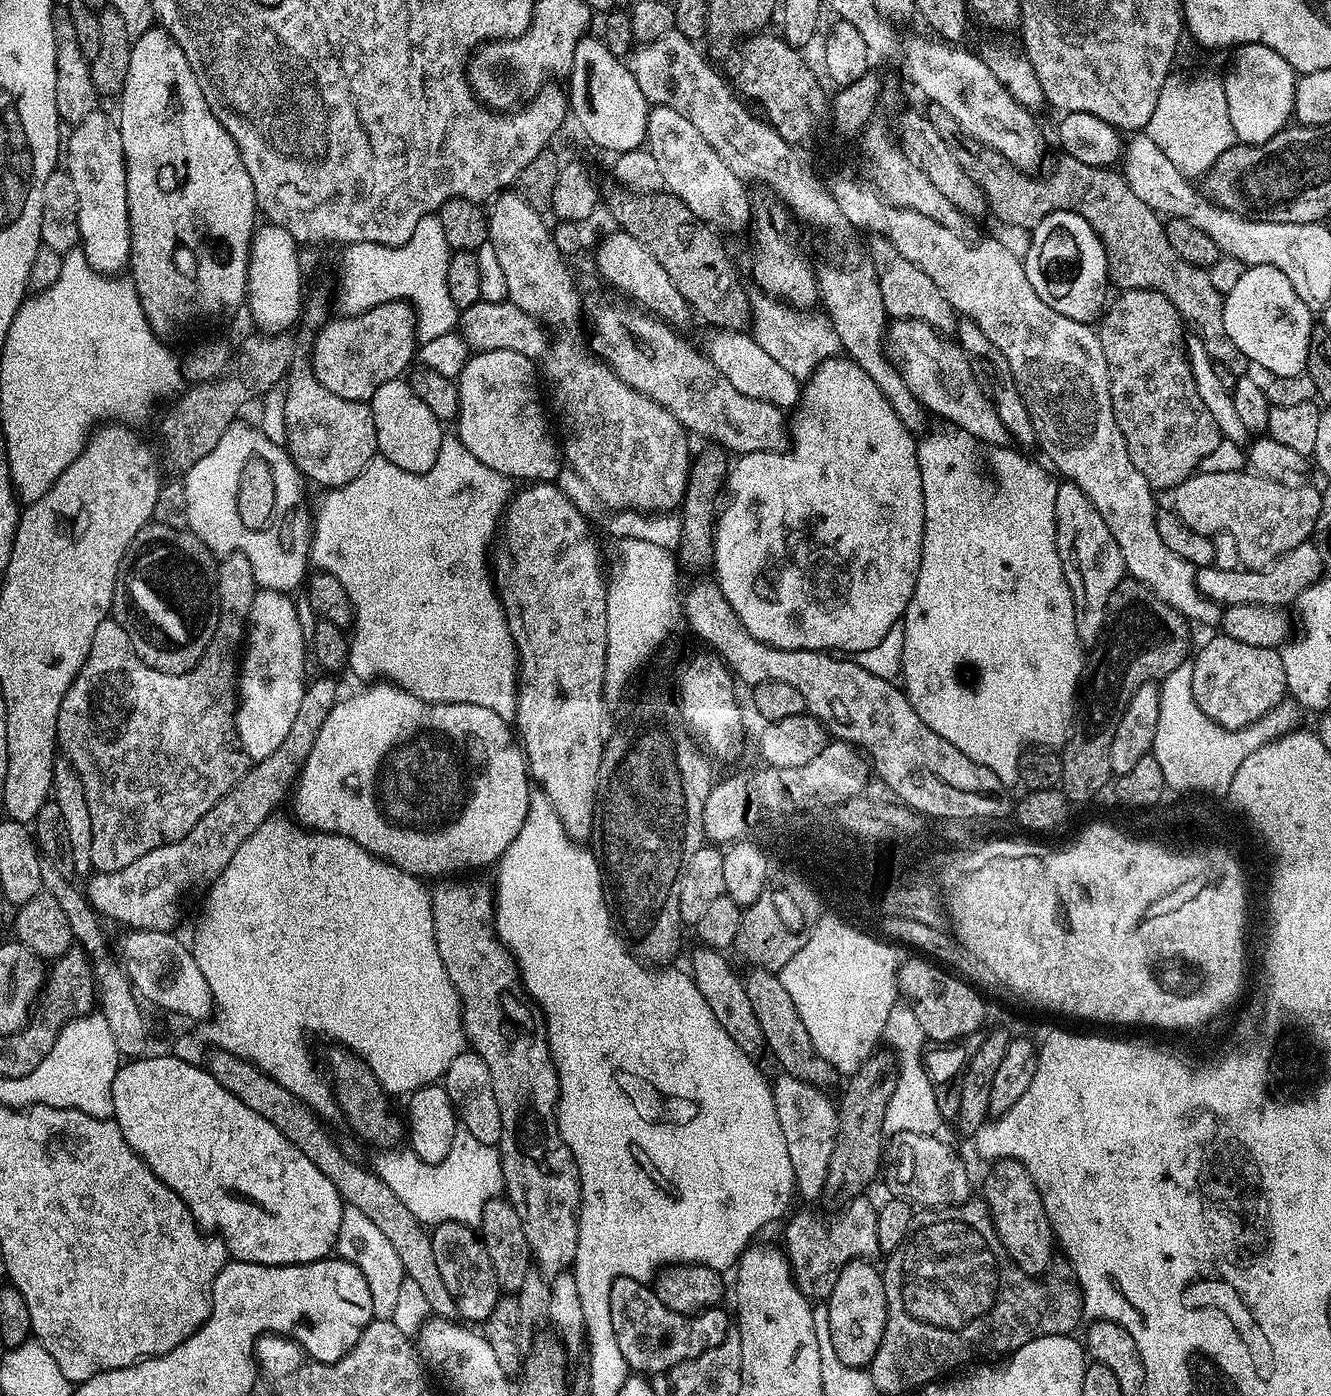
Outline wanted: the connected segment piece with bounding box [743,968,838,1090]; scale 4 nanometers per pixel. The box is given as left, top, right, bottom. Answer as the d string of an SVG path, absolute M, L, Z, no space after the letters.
M752 968L749 973L749 976L743 977L746 998L750 998L750 1004L758 1014L758 1024L762 1026L767 1051L772 1051L773 1058L784 1067L781 1069L787 1075L805 1080L821 1090L831 1089L831 1084L838 1079L838 1073L830 1066L830 1062L826 1062L826 1058L814 1050L810 1034L806 1034L806 1026L802 1026L802 1018L794 1006L794 998L786 994L786 986L782 986L779 975L765 968Z

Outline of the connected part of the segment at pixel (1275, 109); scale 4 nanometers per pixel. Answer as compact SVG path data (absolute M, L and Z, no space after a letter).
M1261 43L1241 44L1223 82L1230 124L1239 143L1265 144L1283 129L1295 109L1295 84L1298 74L1276 50Z

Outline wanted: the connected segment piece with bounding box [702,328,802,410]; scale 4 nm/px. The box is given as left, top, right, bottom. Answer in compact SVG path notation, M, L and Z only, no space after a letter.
M718 328L709 333L702 345L702 351L711 364L718 366L718 370L726 374L726 379L732 383L734 390L746 394L746 398L766 400L781 410L792 410L799 405L801 381L796 380L790 370L785 370L781 364L774 362L774 358L770 358L770 354L766 354L766 350L762 350L762 346L758 346L751 335L742 330L726 328Z

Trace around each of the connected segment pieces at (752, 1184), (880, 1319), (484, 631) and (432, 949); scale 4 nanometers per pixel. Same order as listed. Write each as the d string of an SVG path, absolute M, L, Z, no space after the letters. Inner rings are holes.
M536 794L536 795L533 795L533 796L532 796L532 797L531 797L531 799L529 799L529 802L528 802L528 813L527 813L527 814L526 814L526 822L525 822L525 823L524 823L524 825L523 825L523 826L522 826L522 830L518 830L518 838L514 838L514 842L510 842L510 846L509 846L509 847L508 847L508 851L507 851L507 853L506 853L506 854L505 854L505 855L503 855L503 856L501 856L501 857L500 857L500 859L499 859L499 861L498 861L498 867L497 867L497 868L496 868L496 869L495 869L495 871L496 871L496 870L497 870L497 872L496 872L496 884L495 884L495 883L494 883L494 903L495 903L495 905L496 905L496 919L495 919L495 921L494 921L494 923L495 923L495 925L496 925L496 935L497 935L497 936L499 936L499 938L500 938L500 943L502 943L502 944L504 944L504 945L505 945L505 946L506 946L506 947L508 947L508 951L509 951L509 952L511 952L511 953L512 953L512 956L513 956L513 957L514 957L514 959L516 959L516 965L517 965L517 966L519 966L519 967L520 967L520 979L521 979L521 980L523 980L523 982L524 982L524 990L525 990L525 992L527 992L527 993L528 993L528 995L529 995L529 997L531 997L531 999L532 999L532 1000L533 1000L533 1001L535 1001L535 1003L536 1003L536 1004L537 1004L537 1005L538 1005L538 1007L539 1007L539 1009L540 1009L540 1011L541 1011L541 1013L542 1013L542 1015L543 1015L543 1017L544 1017L544 1019L545 1019L545 1021L546 1021L546 1023L547 1023L547 1025L548 1025L548 1045L549 1045L549 1046L550 1046L550 1050L551 1050L551 1051L552 1051L552 1061L553 1061L553 1062L554 1062L554 1063L555 1063L555 1064L556 1064L556 1073L557 1073L557 1074L558 1074L558 1078L559 1078L559 1079L560 1079L560 1099L559 1099L559 1100L557 1100L557 1102L556 1102L556 1121L557 1121L557 1122L558 1122L558 1130L559 1130L559 1131L560 1131L560 1136L561 1136L561 1137L562 1137L562 1139L563 1139L563 1140L564 1140L564 1145L566 1145L566 1147L568 1147L568 1155L569 1155L569 1156L572 1156L572 1157L573 1157L573 1158L574 1158L574 1162L575 1162L575 1163L576 1163L576 1165L577 1165L577 1166L578 1166L578 1174L580 1174L580 1173L581 1173L581 1172L584 1172L584 1179L583 1179L583 1180L581 1180L581 1181L580 1181L580 1221L579 1221L579 1222L578 1222L578 1250L577 1250L577 1251L576 1251L576 1263L575 1263L575 1264L573 1264L573 1265L572 1265L572 1267L571 1267L571 1269L570 1269L570 1271L571 1271L571 1273L572 1273L572 1275L574 1275L574 1276L575 1276L575 1277L576 1277L576 1282L577 1282L577 1288L578 1288L578 1295L579 1295L579 1297L580 1297L580 1299L581 1299L581 1300L582 1300L582 1309L583 1309L583 1317L584 1317L584 1318L585 1318L585 1326L586 1326L586 1328L587 1328L587 1329L588 1329L588 1330L591 1330L591 1331L592 1331L592 1332L593 1332L593 1333L594 1333L594 1335L595 1335L595 1336L597 1336L597 1337L598 1337L598 1338L606 1338L606 1337L607 1337L607 1336L609 1336L609 1335L610 1335L610 1308L609 1308L609 1312L608 1312L608 1307L610 1307L610 1301L609 1301L609 1299L608 1299L608 1295L609 1295L609 1294L610 1294L610 1290L611 1290L611 1289L612 1289L612 1285L611 1285L611 1283L609 1283L609 1281L608 1281L608 1280L607 1280L607 1279L606 1279L606 1280L605 1280L605 1281L604 1281L604 1275L606 1275L606 1274L607 1274L607 1272L608 1272L608 1268L607 1268L607 1266L606 1266L606 1265L604 1265L604 1260L605 1260L605 1262L606 1262L606 1263L608 1263L608 1264L609 1264L609 1266L610 1266L610 1267L612 1267L612 1273L611 1273L611 1275L612 1275L612 1276L613 1276L613 1277L618 1277L618 1276L625 1276L625 1277L626 1277L626 1278L634 1278L634 1279L635 1279L635 1280L642 1280L642 1281L645 1281L645 1282L648 1282L648 1281L651 1281L651 1280L652 1280L652 1279L653 1279L653 1276L654 1276L654 1271L653 1271L653 1272L652 1272L652 1268L656 1268L656 1269L655 1269L655 1270L660 1270L660 1269L663 1269L663 1268L664 1268L664 1267L665 1267L665 1266L675 1266L675 1265L677 1265L677 1264L695 1264L695 1265L697 1265L697 1266L703 1266L703 1267L705 1267L705 1268L714 1268L714 1269L719 1269L719 1270L726 1270L726 1268L728 1268L728 1267L729 1267L729 1268L728 1268L728 1269L731 1269L731 1268L732 1268L732 1267L733 1267L733 1265L735 1265L735 1264L736 1264L736 1263L737 1263L737 1261L739 1261L739 1259L740 1259L740 1257L741 1257L741 1255L742 1255L742 1254L743 1254L743 1253L745 1253L745 1252L747 1252L747 1251L748 1251L748 1249L749 1249L749 1247L750 1247L750 1245L751 1245L751 1244L752 1244L752 1243L753 1243L753 1241L755 1241L755 1240L756 1240L756 1239L757 1239L757 1237L759 1237L759 1236L756 1236L756 1235L758 1235L758 1234L759 1234L759 1232L760 1232L760 1231L762 1231L762 1230L763 1230L763 1228L764 1228L764 1227L766 1227L766 1226L767 1226L767 1224L772 1224L772 1223L774 1223L774 1222L775 1222L775 1220L776 1220L776 1219L778 1219L778 1218L779 1218L779 1216L780 1216L780 1215L782 1215L782 1214L783 1214L783 1212L784 1212L784 1211L786 1211L786 1210L787 1210L787 1208L788 1208L788 1203L790 1203L790 1202L791 1202L791 1200L792 1200L792 1196L793 1196L793 1200L794 1200L794 1193L795 1193L795 1192L796 1192L796 1179L795 1179L795 1178L794 1178L794 1170L793 1170L793 1169L792 1169L792 1167L791 1167L791 1166L790 1166L790 1150L786 1150L786 1138L785 1138L785 1137L784 1137L784 1134L783 1134L783 1132L782 1132L782 1126L781 1126L781 1125L780 1125L780 1122L779 1122L779 1120L778 1120L778 1114L777 1114L777 1113L776 1113L776 1107L775 1107L775 1106L774 1106L774 1098L773 1098L773 1097L772 1097L772 1085L771 1085L771 1083L769 1083L769 1081L768 1081L768 1080L767 1080L767 1079L766 1079L766 1080L765 1080L765 1081L764 1081L764 1076L763 1076L763 1074L762 1074L762 1073L760 1073L760 1072L759 1072L759 1070L758 1070L758 1069L756 1069L756 1068L755 1068L755 1066L754 1066L754 1065L752 1065L752 1062L754 1062L754 1060L753 1060L753 1057L752 1057L752 1056L751 1056L751 1055L748 1055L748 1054L747 1054L747 1053L745 1053L745 1052L744 1052L744 1051L742 1051L742 1050L741 1050L741 1049L740 1049L740 1048L739 1048L739 1046L738 1046L738 1042L734 1042L734 1038L730 1038L730 1034L726 1034L726 1030L724 1030L724 1029L723 1029L723 1028L722 1028L722 1026L721 1026L721 1025L720 1025L720 1024L719 1024L719 1022L717 1022L717 1021L716 1021L716 1018L715 1018L715 1016L714 1016L714 1014L713 1014L713 1013L712 1013L712 1011L711 1011L711 1010L710 1010L710 1006L708 1006L708 1005L707 1005L707 1004L706 1004L706 998L702 998L702 994L701 994L701 993L700 993L700 991L699 991L699 990L698 990L698 986L697 986L697 985L696 985L696 983L694 983L694 981L692 981L692 978L691 978L691 975L689 975L689 973L688 973L688 972L687 972L687 971L684 971L684 972L679 972L679 970L678 970L678 969L676 969L676 968L674 968L674 967L675 967L675 966L649 966L649 965L647 965L647 964L645 964L645 963L644 963L644 961L643 961L643 959L641 959L641 957L640 957L640 956L639 956L639 955L637 955L637 953L636 953L636 952L635 952L635 951L632 951L632 950L630 950L630 948L629 948L629 945L628 945L628 944L627 944L627 943L624 943L624 942L622 942L622 937L621 937L621 935L620 935L620 933L619 933L619 932L617 932L617 931L616 931L616 926L615 926L615 923L614 923L614 921L613 921L613 919L612 919L612 914L611 914L611 911L610 911L610 909L609 909L609 907L608 907L608 898L607 898L607 895L606 895L606 883L605 883L605 873L604 873L604 872L603 872L603 871L602 871L602 864L601 864L601 868L600 868L600 864L599 864L599 862L598 862L598 861L596 861L596 856L595 856L595 854L594 854L594 853L592 853L592 852L587 852L587 850L586 850L586 849L584 849L584 848L587 848L587 847L585 847L585 845L584 845L584 844L583 844L583 843L580 843L580 842L577 842L577 841L574 841L574 840L571 840L571 839L570 839L570 838L569 838L569 836L568 836L568 835L567 835L567 834L566 834L566 830L565 830L565 829L564 829L564 826L563 826L563 824L562 824L562 818L558 818L558 814L557 814L557 813L556 813L556 811L555 811L555 810L554 810L554 806L553 806L553 805L552 805L552 804L551 804L551 803L550 803L550 802L549 802L549 800L548 800L548 799L547 799L547 798L546 798L546 797L544 797L544 795L542 795L542 794ZM684 1128L692 1128L692 1129L690 1129L690 1130L689 1130L689 1132L688 1132L688 1156L684 1156L684 1157L682 1157L682 1158L681 1158L681 1160L679 1160L679 1158L678 1158L678 1157L676 1157L676 1143L678 1143L678 1142L679 1142L679 1140L680 1140L680 1139L682 1139L682 1138L683 1138L683 1136L684 1136ZM679 1176L681 1176L681 1178L682 1178L682 1179L684 1179L684 1180L689 1180L689 1182L690 1182L690 1183L692 1183L692 1185L690 1185L690 1186L689 1186L689 1188L684 1188L684 1189L680 1189L680 1184L679 1184L679 1182L678 1182L678 1181L676 1181L676 1179L678 1179L678 1178L679 1178Z
M867 1259L852 1260L838 1276L838 1282L834 1282L834 1290L826 1301L828 1317L830 1318L830 1342L834 1342L834 1350L846 1366L864 1368L871 1365L878 1346L882 1342L882 1336L886 1330L886 1318L888 1307L886 1306L886 1294L884 1293L884 1277L879 1267L875 1268Z
M470 450L464 451L464 470L462 470L462 476L458 480L458 476L454 478L456 484L450 484L446 482L446 486L440 488L440 496L436 498L420 498L420 496L404 496L402 494L390 494L390 490L386 490L384 486L380 484L370 484L370 480L363 480L360 476L354 478L348 484L342 485L340 488L333 488L325 491L324 501L320 504L320 509L316 512L316 521L312 524L312 560L316 563L315 567L321 572L329 572L334 574L334 578L338 578L338 582L342 582L342 586L346 590L346 594L350 598L352 603L352 614L354 617L354 627L350 632L350 643L348 645L348 662L346 665L347 671L352 671L358 679L364 680L360 682L372 682L377 678L383 678L388 682L395 682L404 688L410 694L414 694L418 698L422 698L426 702L431 704L453 704L454 702L466 702L467 704L473 704L474 706L486 706L486 710L494 710L494 714L498 714L503 720L509 722L515 721L516 718L516 694L518 691L518 657L516 655L516 644L512 640L512 635L508 629L508 623L504 617L504 610L500 607L500 594L496 591L496 586L493 577L490 575L490 549L494 544L494 537L498 532L498 525L501 523L504 509L507 508L508 501L512 496L511 481L505 476L498 475L494 470L490 470L486 466L482 466L482 462L478 462L478 458L474 458L474 454L470 454Z
M269 818L262 826L258 826L258 830L254 830L254 834L250 834L250 838L246 838L246 842L242 842L242 846L238 846L238 850L234 850L234 858L230 858L227 866L220 871L220 875L211 881L208 892L208 902L204 906L204 917L200 920L200 926L196 930L196 937L190 940L190 947L194 958L198 962L198 970L202 970L202 974L206 974L206 982L210 982L210 992L212 994L212 1003L214 1005L214 1015L207 1021L204 1036L219 1051L229 1052L238 1058L248 1060L256 1068L261 1068L266 1074L270 1074L270 1078L274 1078L282 1086L286 1086L286 1090L290 1090L290 1094L294 1094L298 1098L302 1098L302 1102L306 1102L312 1107L313 1112L324 1118L337 1115L338 1105L336 1102L336 1094L333 1085L327 1079L320 1077L320 1072L316 1068L312 1068L312 1056L308 1053L308 1032L313 1032L316 1036L329 1036L330 1039L336 1040L337 1045L343 1046L350 1052L355 1052L361 1060L368 1064L376 1080L384 1088L385 1092L395 1094L395 1092L404 1092L403 1094L411 1094L418 1088L423 1088L426 1084L439 1081L446 1069L450 1066L450 1062L454 1062L454 1058L458 1058L458 1054L465 1051L466 1041L464 1038L464 1024L460 1021L460 995L454 990L454 986L450 982L450 978L446 974L446 966L442 966L442 958L438 954L438 946L436 945L436 927L434 926L434 918L432 917L432 894L426 887L423 888L421 881L415 876L411 876L408 872L403 872L396 864L389 864L387 860L381 860L374 853L368 852L345 836L335 834L325 834L323 832L314 832L311 830L303 830L301 827L295 826L291 828L284 820L276 820L277 818Z

